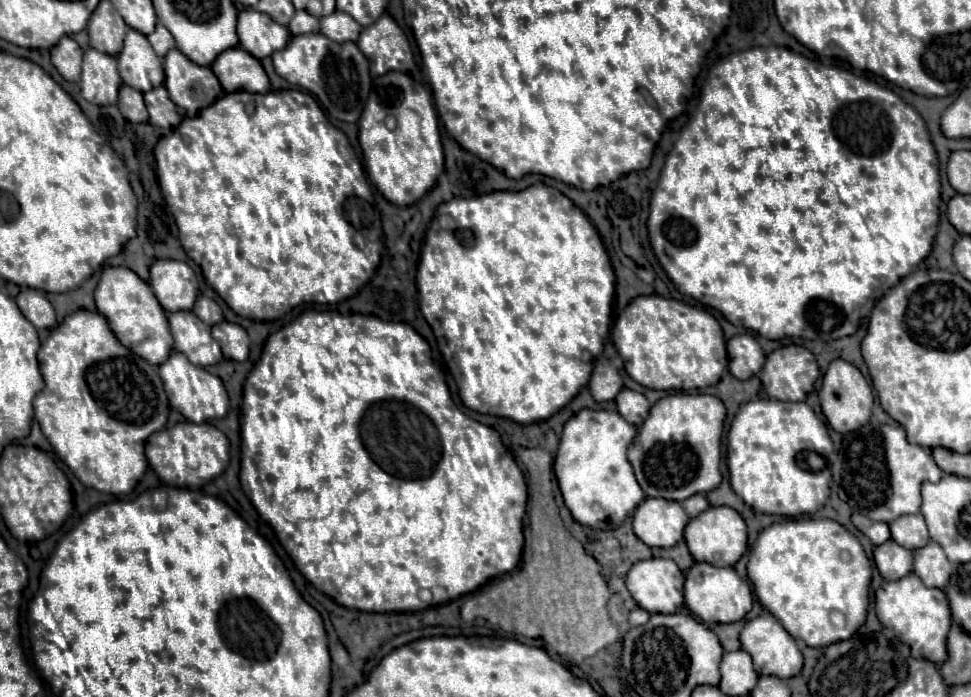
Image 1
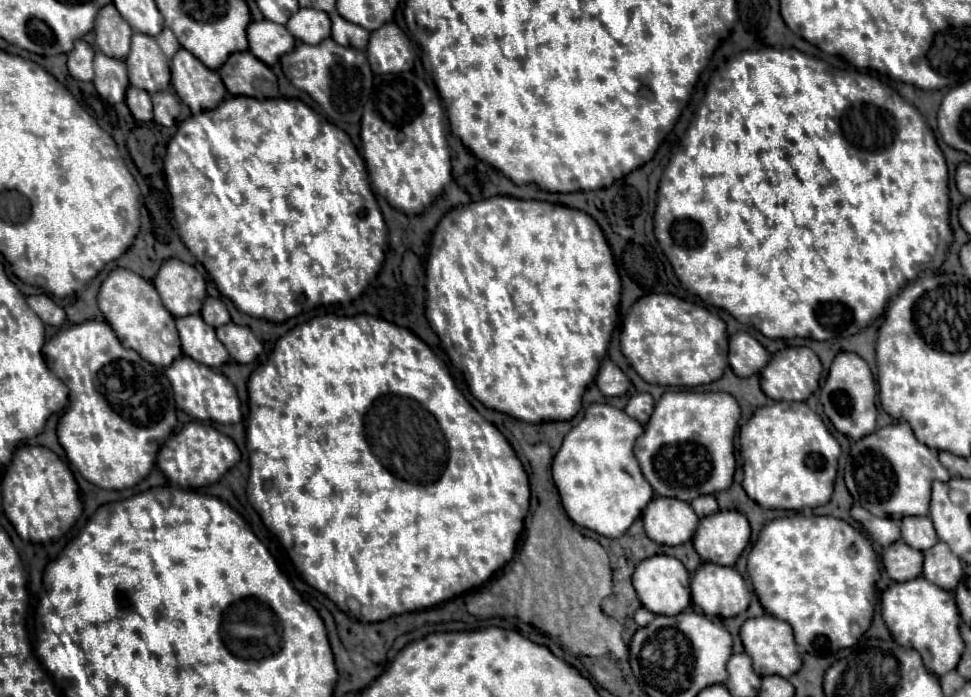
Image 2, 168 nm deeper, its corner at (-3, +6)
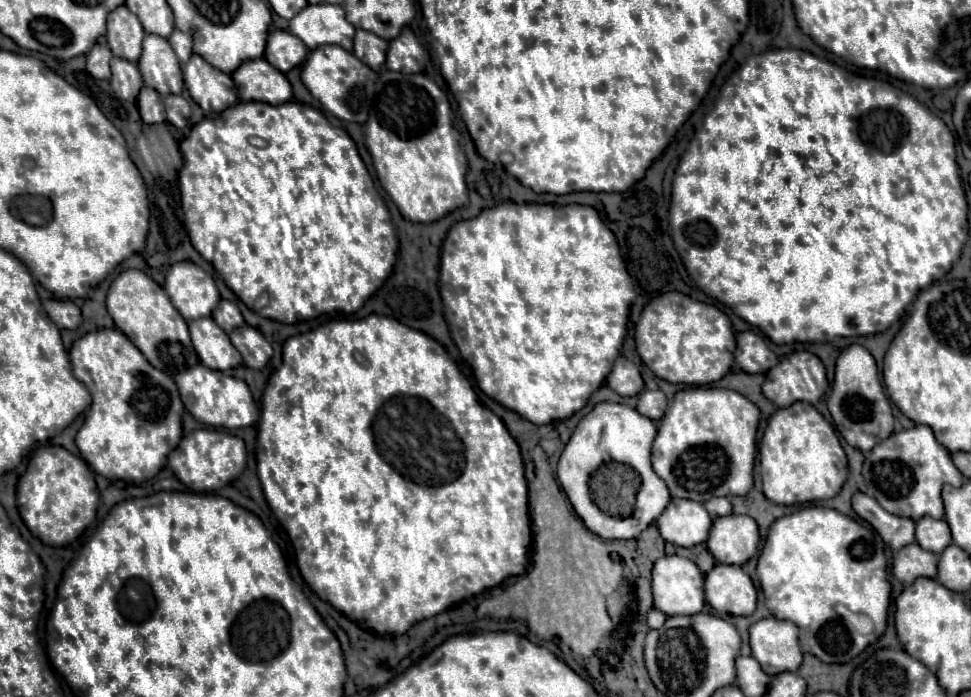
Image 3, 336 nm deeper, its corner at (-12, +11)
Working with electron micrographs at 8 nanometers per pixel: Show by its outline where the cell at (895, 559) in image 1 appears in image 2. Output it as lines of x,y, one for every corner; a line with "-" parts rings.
897,540
885,548
883,566
895,582
903,582
903,578
917,578
923,570
923,554
907,546
903,540

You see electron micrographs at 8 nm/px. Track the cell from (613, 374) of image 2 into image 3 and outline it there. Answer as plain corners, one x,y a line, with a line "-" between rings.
618,357
614,361
614,367
612,367
606,383
612,391
616,391
622,397
636,397
638,393
644,391
644,381
640,377
640,371
626,357

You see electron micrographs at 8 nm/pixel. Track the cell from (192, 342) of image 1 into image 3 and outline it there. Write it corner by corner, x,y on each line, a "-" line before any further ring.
202,317
200,321
190,321
190,337
200,363
208,369
230,371
242,365
242,357
230,343
228,335
212,321
212,317

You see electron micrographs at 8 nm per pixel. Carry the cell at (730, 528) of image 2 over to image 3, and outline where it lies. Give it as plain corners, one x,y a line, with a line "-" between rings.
728,515
714,519
706,547
718,563
744,565
758,553
758,543
758,525
752,517

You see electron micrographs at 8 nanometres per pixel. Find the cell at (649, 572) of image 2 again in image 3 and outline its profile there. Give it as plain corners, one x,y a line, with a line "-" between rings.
666,555
654,563
652,595
654,595
654,607
660,609
666,617
696,615
704,609
704,575
690,559
678,555

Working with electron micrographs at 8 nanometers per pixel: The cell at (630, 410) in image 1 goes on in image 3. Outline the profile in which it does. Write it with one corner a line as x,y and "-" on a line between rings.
644,391
638,397
638,413
652,419
652,421
660,421
664,417
664,411
668,407
668,399
662,391

